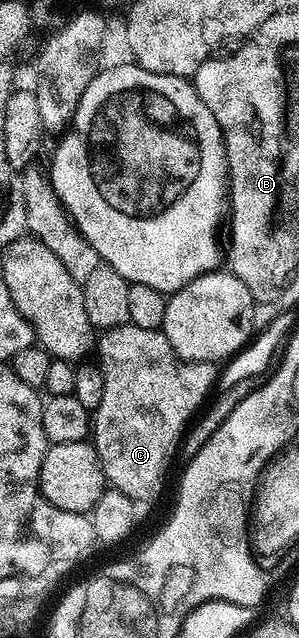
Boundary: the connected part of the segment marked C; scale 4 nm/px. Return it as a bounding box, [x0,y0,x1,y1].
[93,322,217,505]

